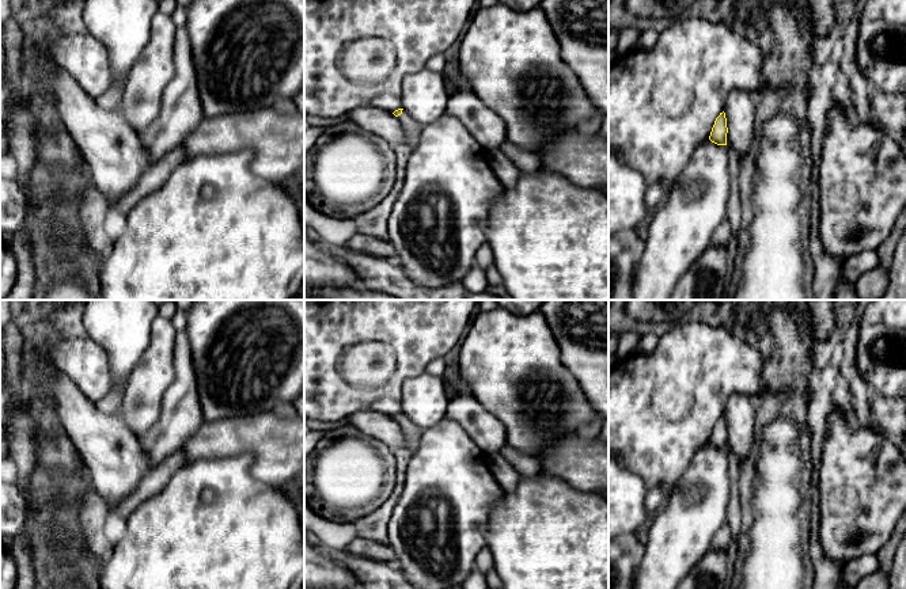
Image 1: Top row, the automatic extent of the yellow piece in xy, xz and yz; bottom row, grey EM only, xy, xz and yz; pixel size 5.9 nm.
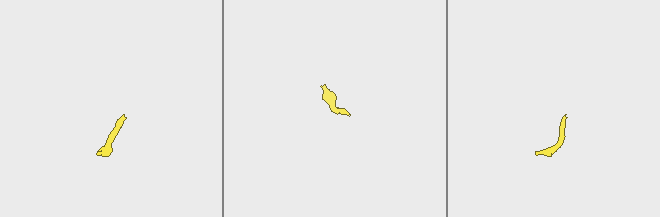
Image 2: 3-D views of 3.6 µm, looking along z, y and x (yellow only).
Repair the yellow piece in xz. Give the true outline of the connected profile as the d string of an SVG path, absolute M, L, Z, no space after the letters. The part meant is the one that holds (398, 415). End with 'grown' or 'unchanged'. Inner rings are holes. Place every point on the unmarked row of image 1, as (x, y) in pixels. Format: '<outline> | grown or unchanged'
M398 413L393 417L405 430L407 440L406 448L414 452L420 445L422 429L417 428L403 413Z | grown

